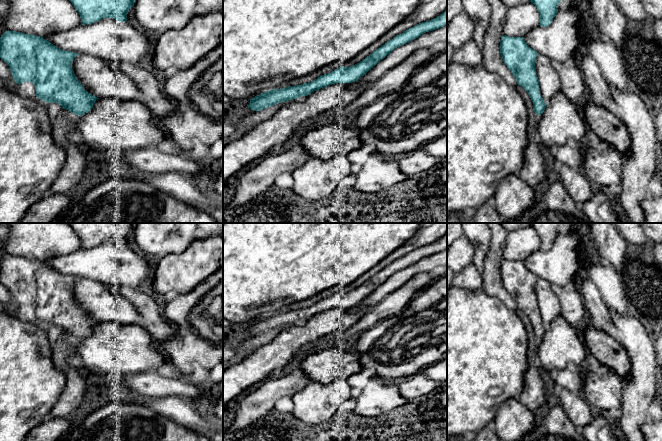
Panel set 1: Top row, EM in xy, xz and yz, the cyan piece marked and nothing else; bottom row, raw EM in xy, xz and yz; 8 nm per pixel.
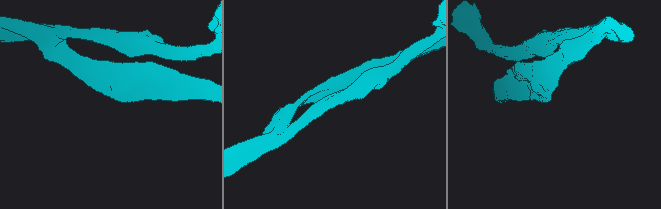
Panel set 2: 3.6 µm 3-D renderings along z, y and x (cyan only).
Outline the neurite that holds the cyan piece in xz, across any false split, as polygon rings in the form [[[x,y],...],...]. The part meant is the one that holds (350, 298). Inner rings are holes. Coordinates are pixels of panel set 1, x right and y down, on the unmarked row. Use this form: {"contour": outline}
{"contour": [[[447,233],[436,242],[419,247],[404,255],[402,258],[396,259],[393,263],[387,265],[376,275],[355,289],[339,291],[331,297],[324,298],[309,307],[289,310],[278,314],[274,312],[261,317],[250,323],[248,332],[253,335],[261,335],[264,332],[271,331],[278,327],[308,320],[312,316],[332,308],[355,306],[371,294],[379,285],[389,279],[395,272],[409,267],[426,256],[439,253],[446,248]]]}

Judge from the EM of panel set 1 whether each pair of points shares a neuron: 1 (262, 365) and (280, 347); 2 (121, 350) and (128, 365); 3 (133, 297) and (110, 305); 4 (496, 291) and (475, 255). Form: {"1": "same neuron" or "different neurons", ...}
{"1": "same neuron", "2": "same neuron", "3": "different neurons", "4": "different neurons"}

